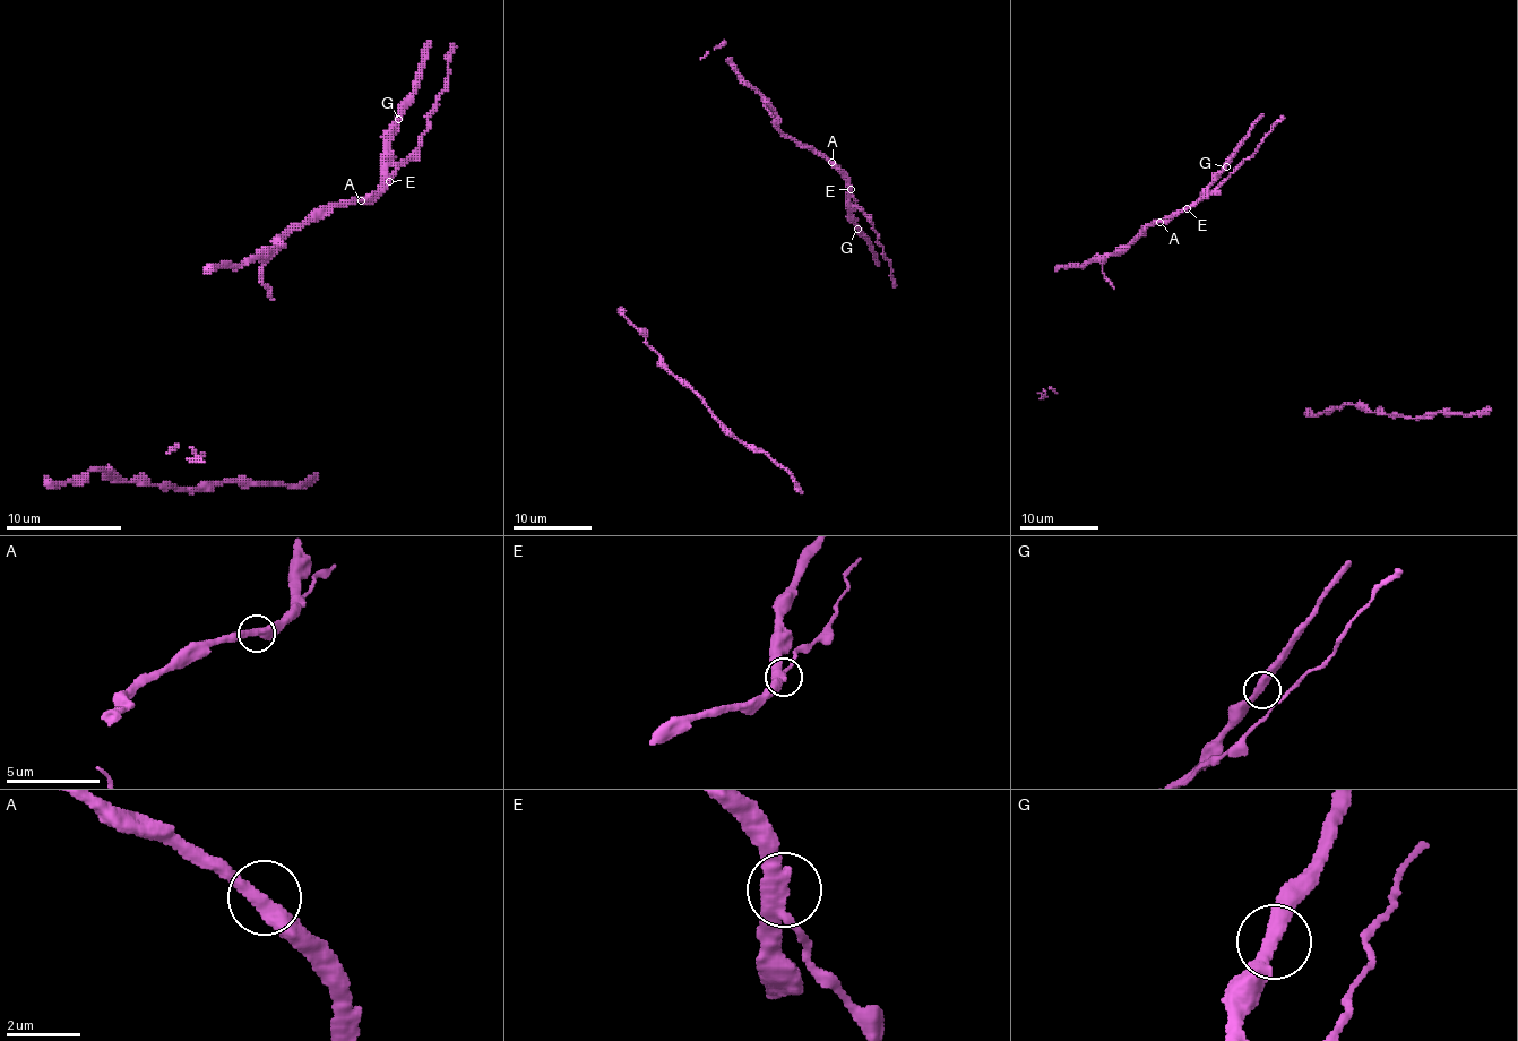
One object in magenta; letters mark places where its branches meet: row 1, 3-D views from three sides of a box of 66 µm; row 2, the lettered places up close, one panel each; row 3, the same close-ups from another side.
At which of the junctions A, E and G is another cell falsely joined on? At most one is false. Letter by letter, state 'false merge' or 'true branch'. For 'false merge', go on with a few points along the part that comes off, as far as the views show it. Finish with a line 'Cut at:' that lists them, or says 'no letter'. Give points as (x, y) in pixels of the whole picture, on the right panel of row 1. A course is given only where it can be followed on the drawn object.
A: true branch
E: false merge; course (1187, 208), (1195, 206), (1219, 185), (1285, 118)
G: true branch
Cut at: E

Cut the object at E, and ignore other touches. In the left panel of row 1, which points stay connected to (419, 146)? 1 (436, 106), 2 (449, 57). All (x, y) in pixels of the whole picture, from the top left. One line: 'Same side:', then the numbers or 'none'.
Same side: 1, 2

